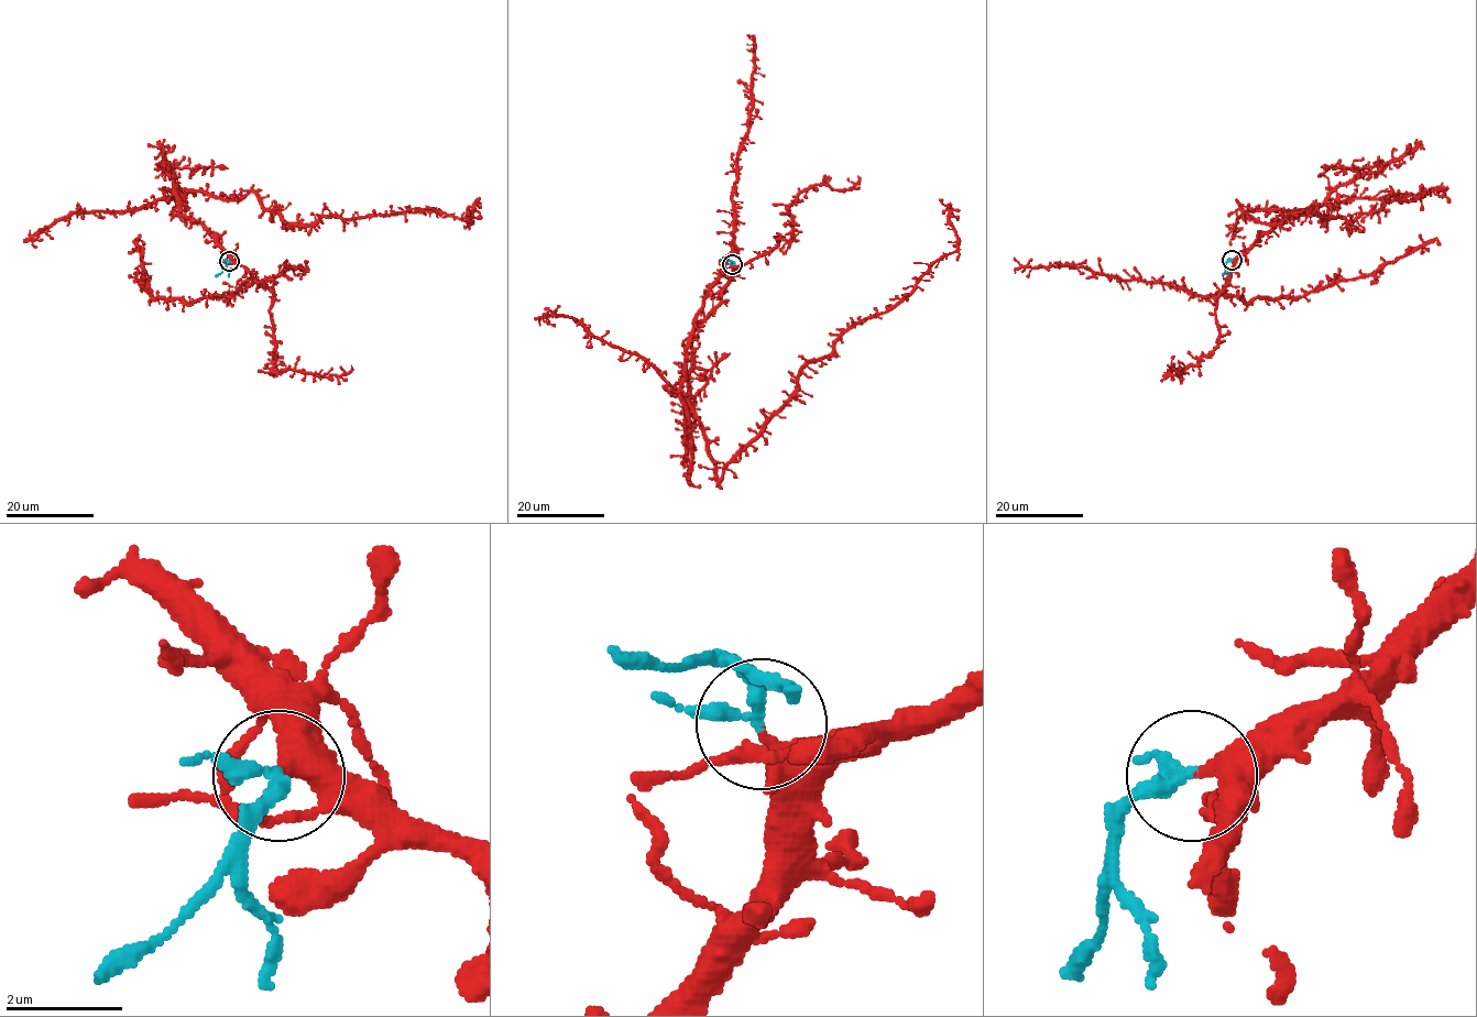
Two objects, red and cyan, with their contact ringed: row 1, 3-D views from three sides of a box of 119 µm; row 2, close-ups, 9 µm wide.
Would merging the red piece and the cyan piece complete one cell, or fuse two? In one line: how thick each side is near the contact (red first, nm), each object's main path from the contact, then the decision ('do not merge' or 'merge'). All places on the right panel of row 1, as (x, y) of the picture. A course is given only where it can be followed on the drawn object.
240 nm thick on the red side, 220 nm on the other; red runs (1232, 260), (1352, 182), (1357, 197), (1428, 193), (1392, 193), (1349, 225), (1308, 211), (1280, 223), (1228, 216); cyan runs (1232, 260), (1226, 262), (1222, 274); do not merge

